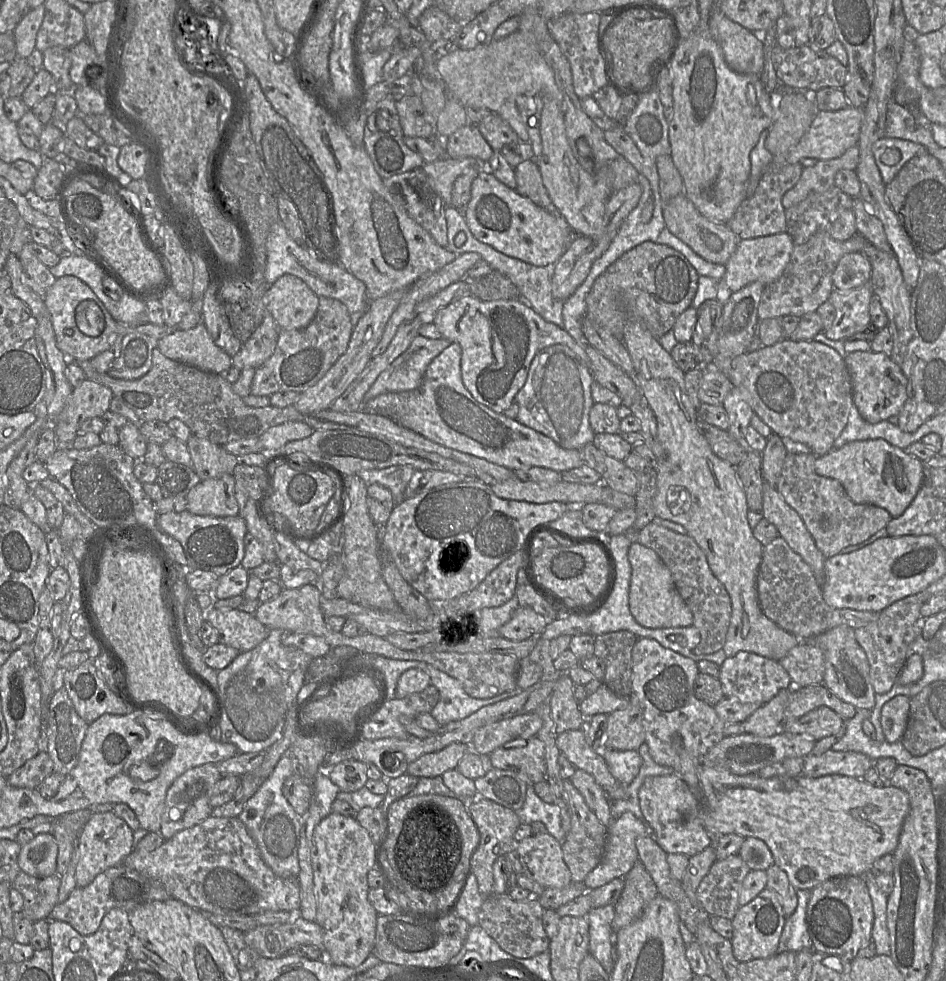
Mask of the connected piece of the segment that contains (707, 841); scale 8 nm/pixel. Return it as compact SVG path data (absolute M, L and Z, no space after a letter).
M676 772L647 777L638 791L638 797L643 821L667 854L679 853L691 857L712 845L714 837L705 829L701 820L701 799Z

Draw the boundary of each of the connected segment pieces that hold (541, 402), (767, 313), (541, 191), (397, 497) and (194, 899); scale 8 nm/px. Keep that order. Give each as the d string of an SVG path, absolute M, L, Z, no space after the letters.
M555 344L534 356L526 381L514 401L519 406L516 421L554 440L564 449L579 449L593 441L589 413L595 403L591 384L594 378L583 361L566 345Z
M819 231L804 244L794 245L790 260L781 276L766 285L758 307L758 319L782 318L793 315L801 318L805 314L816 312L826 302L834 289L833 272L839 260L846 254L862 252L868 241L860 234L849 240L837 240L828 233Z
M534 159L523 161L515 167L514 172L517 183L515 190L521 196L529 198L548 212L560 214L551 202Z
M395 465L384 469L364 470L359 477L365 484L380 484L392 493L395 506L405 500L405 489L416 469L409 465Z
M209 816L203 822L184 829L153 851L133 850L122 864L148 879L159 881L171 898L201 912L215 915L255 915L264 911L297 913L300 886L297 878L277 876L263 861L254 839L239 817Z

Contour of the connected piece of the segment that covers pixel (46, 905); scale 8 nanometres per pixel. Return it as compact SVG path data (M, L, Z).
M20 871L12 887L23 896L22 912L32 921L48 919L58 900L61 876L36 878Z

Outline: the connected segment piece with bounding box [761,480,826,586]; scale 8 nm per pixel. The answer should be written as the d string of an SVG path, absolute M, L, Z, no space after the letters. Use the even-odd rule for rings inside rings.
M763 480L762 492L763 507L761 514L763 518L775 525L779 535L787 542L792 550L794 550L809 565L821 586L824 579L824 565L826 558L816 547L815 542L811 534L808 532L802 518L785 502L782 496L778 493L776 486L770 486Z

